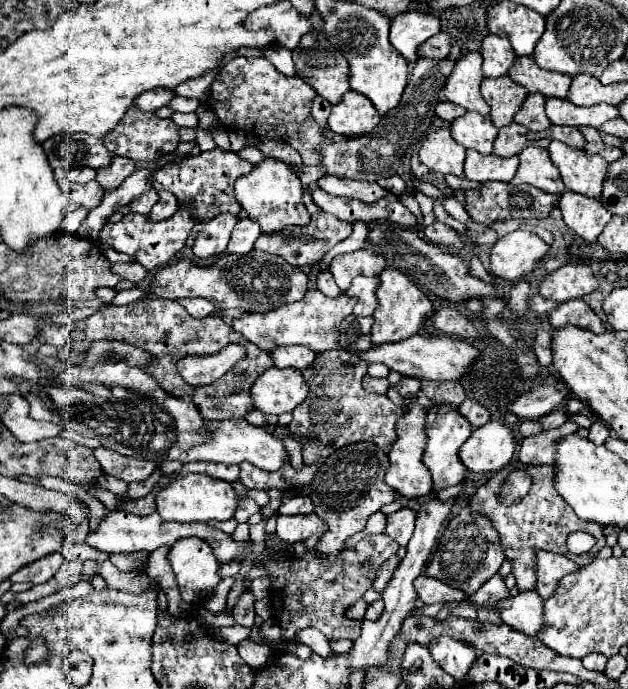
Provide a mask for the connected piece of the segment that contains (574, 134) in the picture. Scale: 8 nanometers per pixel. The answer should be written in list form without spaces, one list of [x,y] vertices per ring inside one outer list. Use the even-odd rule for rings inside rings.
[[[549,126],[543,132],[529,132],[529,140],[541,140],[541,138],[549,138],[549,140],[561,140],[573,148],[583,148],[585,146],[585,136],[571,126]]]

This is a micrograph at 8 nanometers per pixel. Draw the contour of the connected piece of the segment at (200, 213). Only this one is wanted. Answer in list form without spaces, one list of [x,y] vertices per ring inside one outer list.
[[[215,148],[211,152],[201,152],[199,156],[187,156],[187,158],[181,158],[179,162],[161,166],[149,176],[149,184],[153,184],[153,188],[157,190],[173,192],[179,200],[179,208],[189,210],[189,214],[195,218],[195,224],[199,224],[223,212],[239,214],[241,204],[233,198],[233,182],[241,174],[249,174],[251,168],[253,164],[241,160],[235,152],[231,150],[225,152],[221,148]]]

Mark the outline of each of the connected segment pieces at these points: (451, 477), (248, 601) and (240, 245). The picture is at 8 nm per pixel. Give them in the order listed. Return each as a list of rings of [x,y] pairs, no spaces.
[[[433,402],[433,408],[427,412],[427,446],[423,452],[423,464],[429,468],[433,476],[433,490],[455,486],[465,478],[467,468],[459,458],[459,448],[471,436],[471,432],[473,428],[469,420],[455,406],[451,406],[449,402]]]
[[[245,592],[245,594],[237,600],[237,604],[235,604],[233,610],[231,610],[231,614],[233,614],[233,618],[235,618],[237,624],[239,624],[239,622],[251,622],[251,618],[255,618],[253,602],[255,602],[255,598],[253,598],[251,592]]]
[[[241,218],[241,220],[237,220],[237,224],[233,228],[233,234],[231,234],[231,240],[229,240],[229,246],[225,252],[247,254],[253,250],[253,244],[259,236],[261,236],[259,224],[253,222],[251,218]]]

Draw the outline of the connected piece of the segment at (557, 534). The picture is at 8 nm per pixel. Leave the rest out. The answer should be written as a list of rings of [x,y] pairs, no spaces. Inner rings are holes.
[[[511,462],[509,466],[505,466],[503,470],[499,470],[493,478],[489,478],[483,486],[477,489],[472,497],[469,506],[473,512],[483,514],[485,518],[489,518],[493,522],[493,528],[499,532],[499,542],[503,548],[546,550],[558,553],[562,547],[567,548],[567,536],[573,532],[587,532],[595,538],[595,546],[591,548],[589,554],[583,556],[583,564],[589,564],[591,558],[595,556],[595,552],[599,552],[605,546],[605,536],[601,532],[601,526],[597,526],[595,522],[581,522],[581,518],[577,518],[577,514],[573,514],[573,508],[569,504],[565,504],[565,500],[561,498],[561,494],[557,494],[555,490],[555,466],[533,466],[533,464],[523,464],[523,462]],[[515,468],[523,468],[531,474],[533,478],[533,486],[527,492],[527,496],[513,506],[503,506],[497,500],[497,490],[499,484],[505,480],[505,476],[515,470]]]

